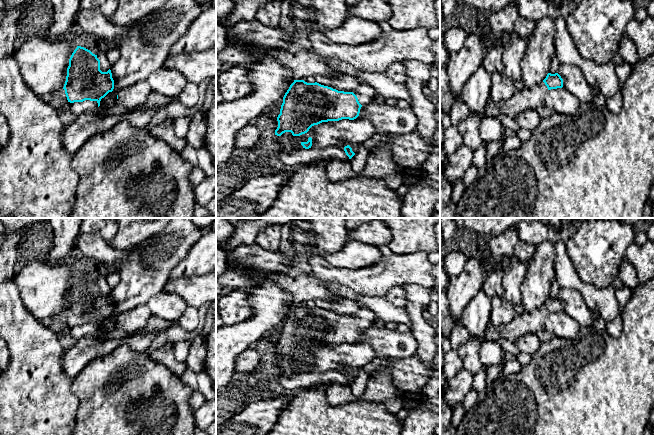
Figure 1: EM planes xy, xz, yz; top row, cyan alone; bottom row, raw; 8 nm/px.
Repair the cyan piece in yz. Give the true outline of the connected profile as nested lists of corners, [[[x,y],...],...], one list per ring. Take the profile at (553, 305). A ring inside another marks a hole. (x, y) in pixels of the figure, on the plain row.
[[[548,297],[546,302],[531,312],[516,313],[510,323],[506,325],[490,325],[484,341],[496,341],[500,338],[514,343],[519,337],[545,328],[544,323],[551,313],[563,311],[563,303],[558,297]]]

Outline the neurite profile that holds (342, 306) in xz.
[[[339,297],[336,301],[317,300],[315,303],[321,309],[344,316],[353,316],[359,309],[357,301],[343,297]]]

